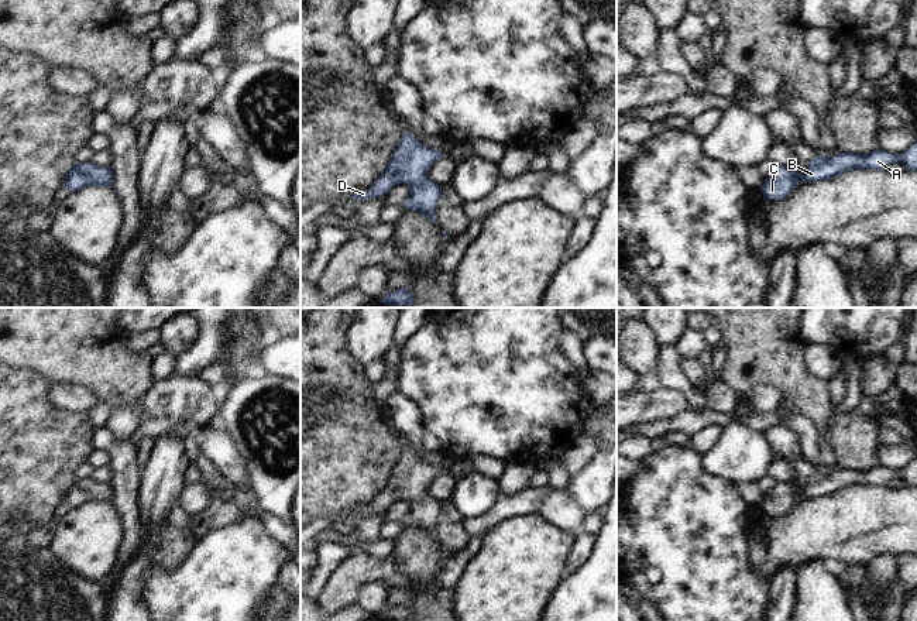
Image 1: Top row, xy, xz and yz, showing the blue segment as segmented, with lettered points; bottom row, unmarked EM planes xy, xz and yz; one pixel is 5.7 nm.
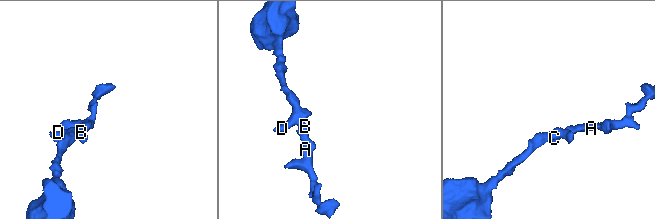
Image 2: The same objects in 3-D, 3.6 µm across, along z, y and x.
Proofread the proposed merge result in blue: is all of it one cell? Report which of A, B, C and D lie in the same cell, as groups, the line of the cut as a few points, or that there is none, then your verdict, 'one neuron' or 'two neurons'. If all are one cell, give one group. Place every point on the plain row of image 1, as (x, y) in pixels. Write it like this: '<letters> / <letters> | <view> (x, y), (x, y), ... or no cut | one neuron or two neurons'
A B C D | no cut | one neuron

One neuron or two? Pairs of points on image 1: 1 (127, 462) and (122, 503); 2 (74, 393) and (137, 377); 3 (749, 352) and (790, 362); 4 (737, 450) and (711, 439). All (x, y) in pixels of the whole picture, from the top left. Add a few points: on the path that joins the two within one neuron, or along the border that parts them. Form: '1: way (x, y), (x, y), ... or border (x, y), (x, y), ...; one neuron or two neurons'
1: way (124, 472), (124, 493); one neuron
2: border (55, 383), (81, 384), (99, 401); two neurons
3: way (759, 352), (770, 352), (780, 362); one neuron
4: border (725, 428), (721, 438), (704, 455); two neurons

